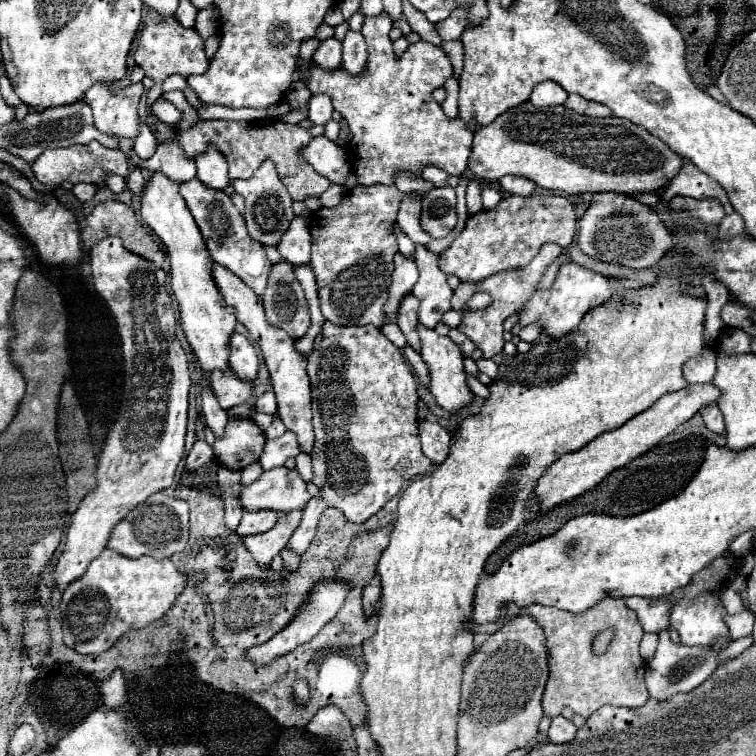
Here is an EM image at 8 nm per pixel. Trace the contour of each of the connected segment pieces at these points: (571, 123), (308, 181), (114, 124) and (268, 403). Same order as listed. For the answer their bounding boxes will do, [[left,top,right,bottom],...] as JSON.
[[467,103,681,195],[171,119,333,201],[85,83,143,139],[255,389,277,413]]

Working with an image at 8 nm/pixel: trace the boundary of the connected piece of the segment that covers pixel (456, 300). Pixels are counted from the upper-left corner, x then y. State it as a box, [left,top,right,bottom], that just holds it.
[451,245,561,359]

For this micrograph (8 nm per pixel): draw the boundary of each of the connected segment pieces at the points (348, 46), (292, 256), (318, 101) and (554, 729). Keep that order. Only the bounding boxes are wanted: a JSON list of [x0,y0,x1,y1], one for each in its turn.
[[343,31,367,75],[277,215,311,265],[309,95,333,127],[547,715,577,743]]

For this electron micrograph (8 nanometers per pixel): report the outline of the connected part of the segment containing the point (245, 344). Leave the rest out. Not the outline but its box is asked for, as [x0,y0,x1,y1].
[229,333,259,379]

